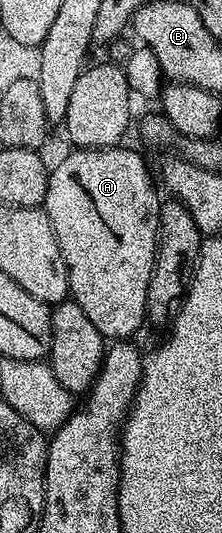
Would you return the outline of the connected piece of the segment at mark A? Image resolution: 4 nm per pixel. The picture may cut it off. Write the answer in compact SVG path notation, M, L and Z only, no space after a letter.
M111 147L108 149L79 149L75 148L58 166L49 170L50 182L46 192L46 204L44 212L52 223L54 234L58 240L58 246L62 252L62 258L66 264L66 274L70 280L69 296L78 304L80 311L92 319L92 327L100 331L106 339L130 339L135 335L141 325L146 321L146 296L148 295L148 279L152 275L154 266L154 252L158 249L158 206L160 196L154 190L154 181L150 178L150 169L146 161L134 149L122 149L123 147Z

